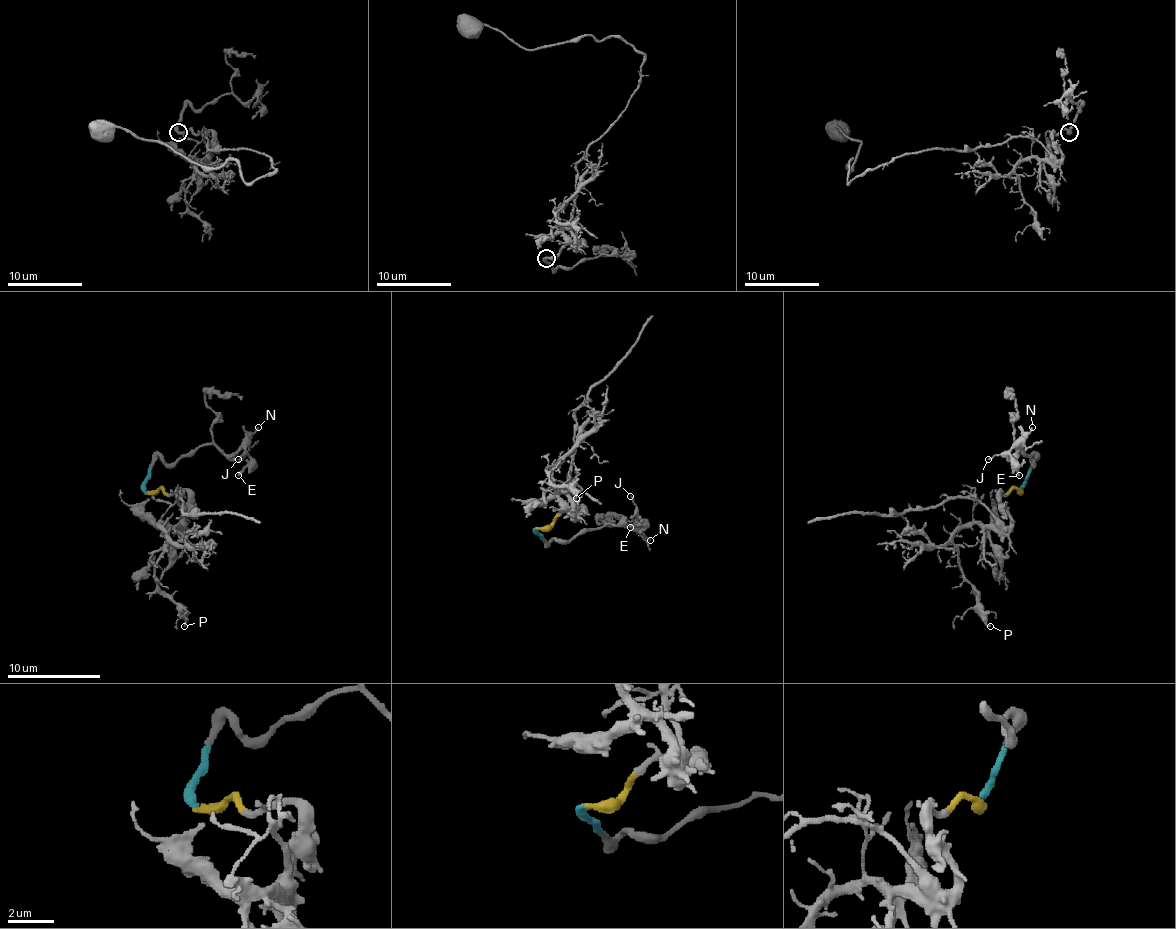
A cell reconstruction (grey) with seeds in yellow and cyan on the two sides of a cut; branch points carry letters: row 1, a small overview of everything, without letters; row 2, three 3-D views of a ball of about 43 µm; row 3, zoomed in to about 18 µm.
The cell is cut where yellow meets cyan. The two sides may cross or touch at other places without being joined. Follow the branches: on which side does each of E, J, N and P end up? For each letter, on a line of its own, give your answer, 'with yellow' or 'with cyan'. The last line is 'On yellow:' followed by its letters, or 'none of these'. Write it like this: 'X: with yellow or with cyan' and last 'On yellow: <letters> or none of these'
E: with cyan
J: with cyan
N: with cyan
P: with yellow
On yellow: P

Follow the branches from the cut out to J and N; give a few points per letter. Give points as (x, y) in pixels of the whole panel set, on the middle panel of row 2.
J: (537, 529), (544, 538), (567, 541), (598, 527), (635, 522), (635, 503), (630, 496)
N: (537, 529), (549, 543), (553, 538), (567, 541), (598, 527), (626, 524), (635, 527), (649, 541)

